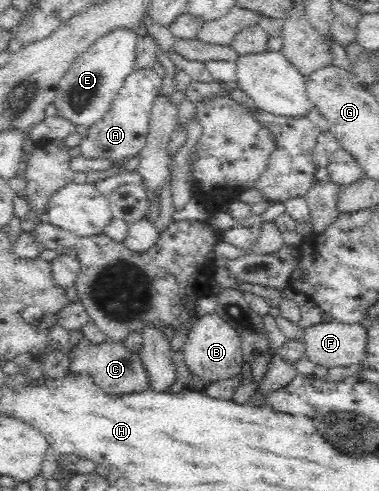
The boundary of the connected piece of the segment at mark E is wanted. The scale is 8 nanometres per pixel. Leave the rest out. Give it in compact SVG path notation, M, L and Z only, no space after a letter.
M115 29L89 46L69 66L60 80L54 98L59 113L57 117L69 120L75 126L83 125L88 128L101 120L123 86L124 80L137 69L138 38L135 30Z

